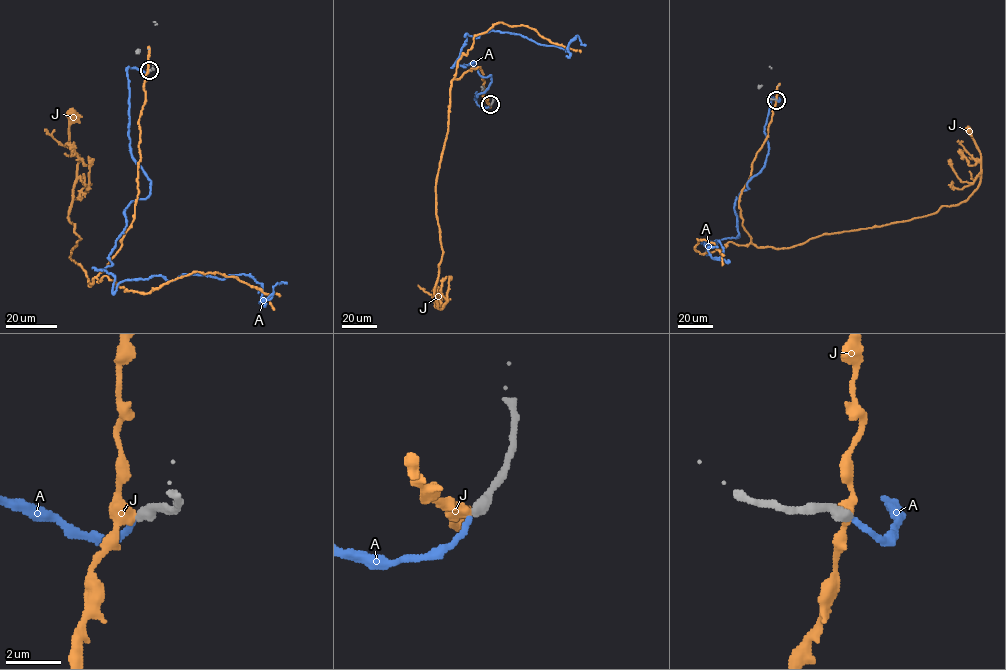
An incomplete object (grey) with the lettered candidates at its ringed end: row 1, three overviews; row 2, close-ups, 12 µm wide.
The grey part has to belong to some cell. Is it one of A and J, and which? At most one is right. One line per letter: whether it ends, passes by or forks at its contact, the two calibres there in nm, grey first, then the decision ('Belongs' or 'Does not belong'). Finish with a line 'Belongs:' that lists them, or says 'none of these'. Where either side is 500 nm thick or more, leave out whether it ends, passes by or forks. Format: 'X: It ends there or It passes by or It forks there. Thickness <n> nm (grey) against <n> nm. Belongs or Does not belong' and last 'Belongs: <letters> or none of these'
A: It ends there. Thickness 400 nm (grey) against 200 nm. Belongs
J: It passes by. Thickness 400 nm (grey) against 380 nm. Does not belong
Belongs: A

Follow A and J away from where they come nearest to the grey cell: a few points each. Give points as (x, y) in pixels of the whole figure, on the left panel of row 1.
A: (149, 70), (127, 69), (149, 195), (97, 269), (113, 293), (184, 274), (251, 276), (265, 299), (287, 283)
J: (149, 70), (134, 218), (90, 285), (70, 257), (80, 238), (68, 213), (78, 155), (70, 143), (71, 114)

